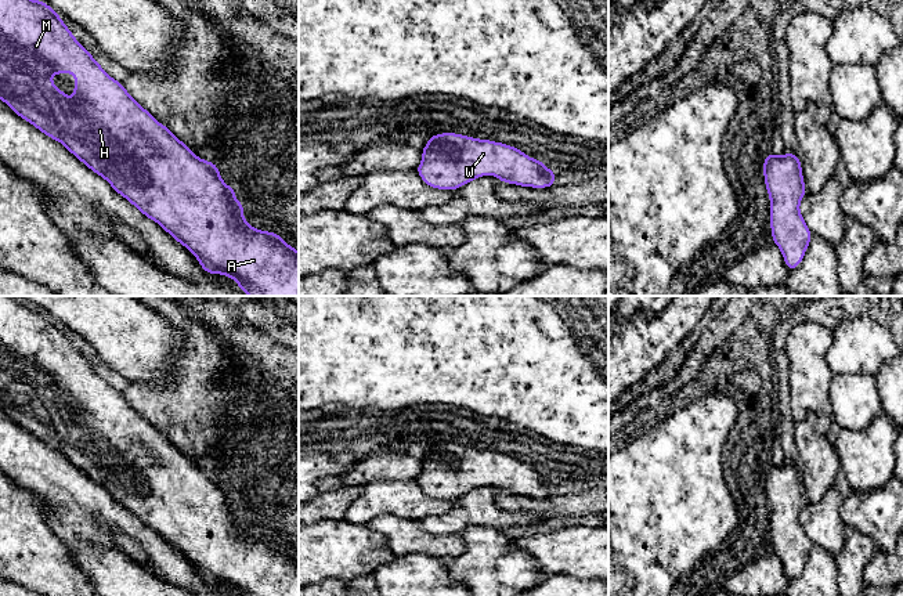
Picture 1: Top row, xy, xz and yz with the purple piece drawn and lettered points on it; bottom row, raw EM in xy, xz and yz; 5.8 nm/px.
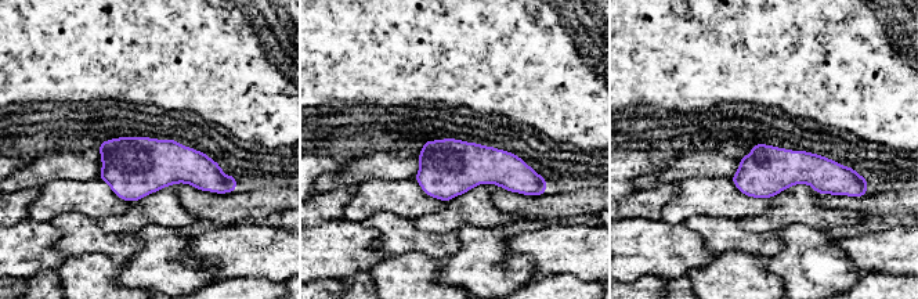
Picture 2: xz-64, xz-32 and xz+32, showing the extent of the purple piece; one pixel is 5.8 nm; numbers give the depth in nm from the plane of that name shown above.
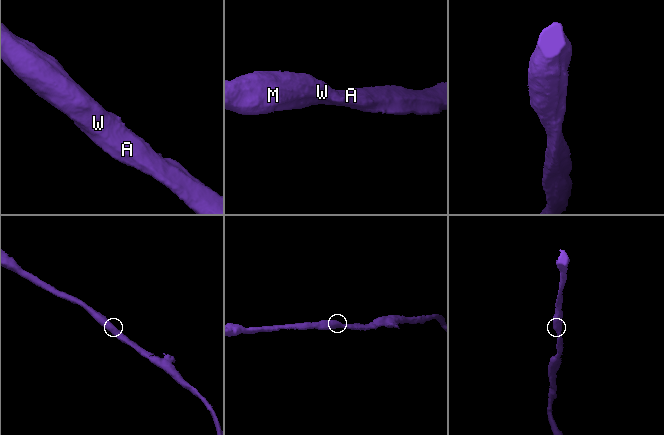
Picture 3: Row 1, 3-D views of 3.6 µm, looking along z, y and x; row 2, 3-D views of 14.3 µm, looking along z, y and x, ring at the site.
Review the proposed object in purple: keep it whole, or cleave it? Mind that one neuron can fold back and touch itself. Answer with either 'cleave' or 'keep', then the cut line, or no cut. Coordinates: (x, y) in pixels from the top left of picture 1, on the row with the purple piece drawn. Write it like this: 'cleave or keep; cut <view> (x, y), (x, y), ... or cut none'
keep; cut none

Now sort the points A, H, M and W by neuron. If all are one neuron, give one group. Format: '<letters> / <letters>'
A H M W

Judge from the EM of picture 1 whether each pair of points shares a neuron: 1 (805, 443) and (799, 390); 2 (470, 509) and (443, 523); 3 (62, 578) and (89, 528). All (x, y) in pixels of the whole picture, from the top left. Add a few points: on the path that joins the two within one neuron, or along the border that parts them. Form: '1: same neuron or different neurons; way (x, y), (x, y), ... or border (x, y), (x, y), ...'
1: different neurons; border (795, 421), (812, 415), (815, 427), (824, 436)
2: same neuron; way (463, 513), (457, 520), (450, 522)
3: different neurons; border (47, 523), (69, 546)

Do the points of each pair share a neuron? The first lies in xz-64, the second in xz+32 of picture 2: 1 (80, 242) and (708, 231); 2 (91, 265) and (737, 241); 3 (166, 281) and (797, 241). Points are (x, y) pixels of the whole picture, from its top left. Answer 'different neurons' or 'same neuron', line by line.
1: same neuron
2: different neurons
3: same neuron

